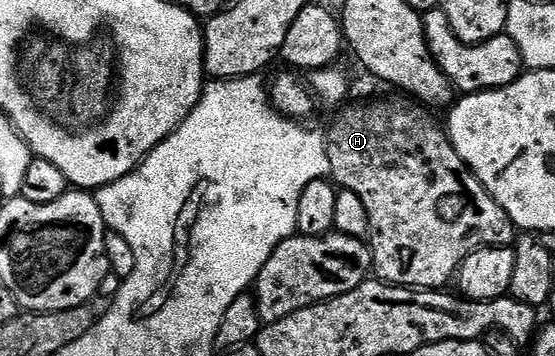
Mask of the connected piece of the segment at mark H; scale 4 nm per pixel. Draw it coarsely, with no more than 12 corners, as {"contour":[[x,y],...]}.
{"contour":[[419,104],[326,129],[375,276],[440,291],[514,226]]}

